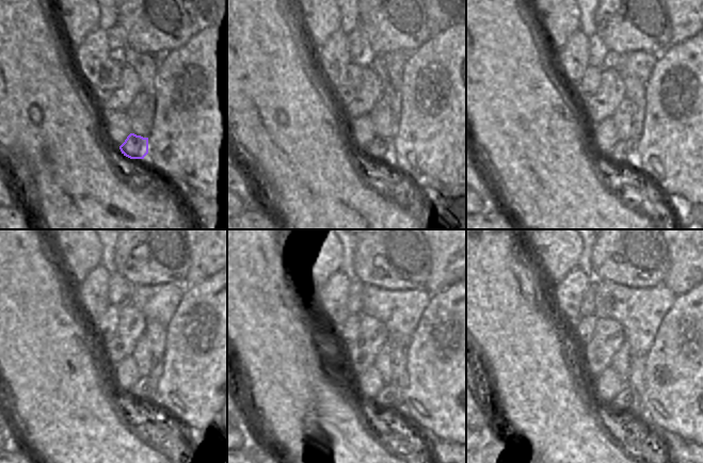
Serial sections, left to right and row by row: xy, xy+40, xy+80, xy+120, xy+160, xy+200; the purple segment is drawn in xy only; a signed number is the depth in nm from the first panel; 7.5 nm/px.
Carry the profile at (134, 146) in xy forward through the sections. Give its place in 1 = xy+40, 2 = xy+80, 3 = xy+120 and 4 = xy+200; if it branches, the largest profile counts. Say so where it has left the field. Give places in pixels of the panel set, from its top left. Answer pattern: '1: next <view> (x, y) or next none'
1: next xy+40 (381, 150)
2: next xy+80 (623, 152)
3: next xy+120 (145, 389)
4: next xy+200 (623, 401)

